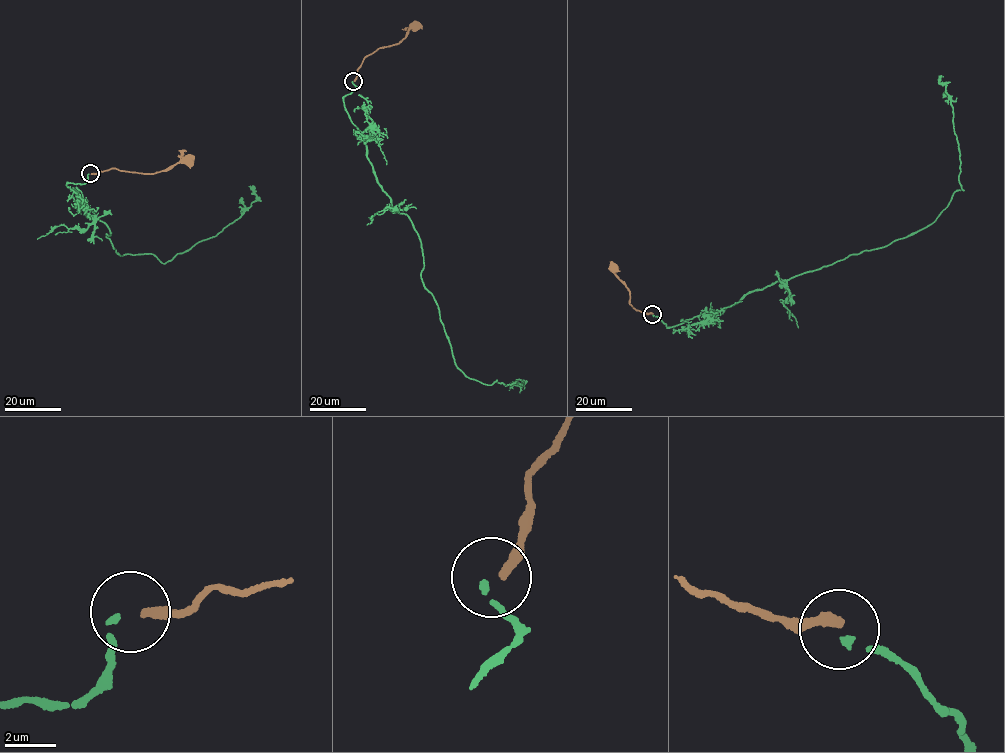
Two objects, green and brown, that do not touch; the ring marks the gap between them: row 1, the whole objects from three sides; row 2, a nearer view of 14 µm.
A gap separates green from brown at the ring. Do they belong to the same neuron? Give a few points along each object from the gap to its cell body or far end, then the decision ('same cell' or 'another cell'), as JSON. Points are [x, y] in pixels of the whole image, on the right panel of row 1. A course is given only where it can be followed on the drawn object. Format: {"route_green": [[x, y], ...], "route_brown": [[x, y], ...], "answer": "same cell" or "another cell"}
{"route_green": [[652, 315], [674, 327], [935, 220], [963, 190], [943, 76]], "route_brown": [[652, 314], [637, 310], [629, 303], [628, 291], [616, 277], [614, 266]], "answer": "same cell"}

